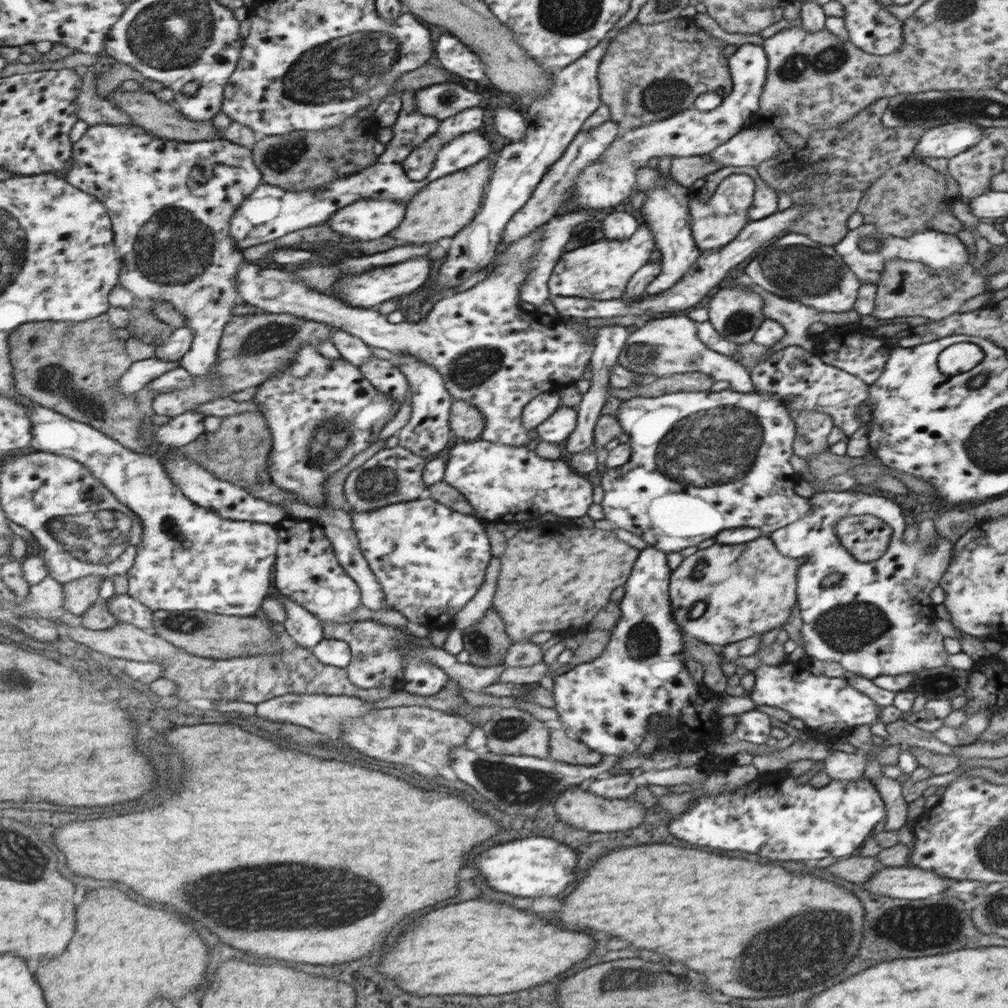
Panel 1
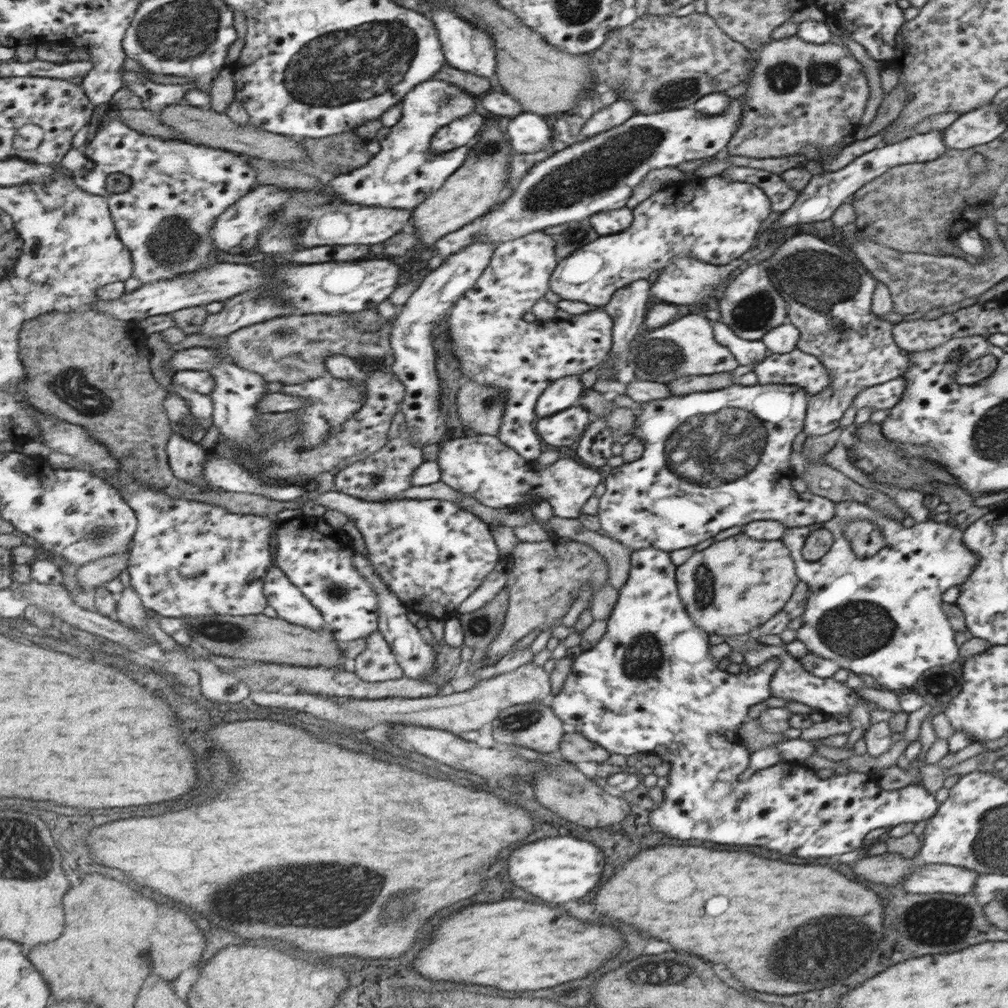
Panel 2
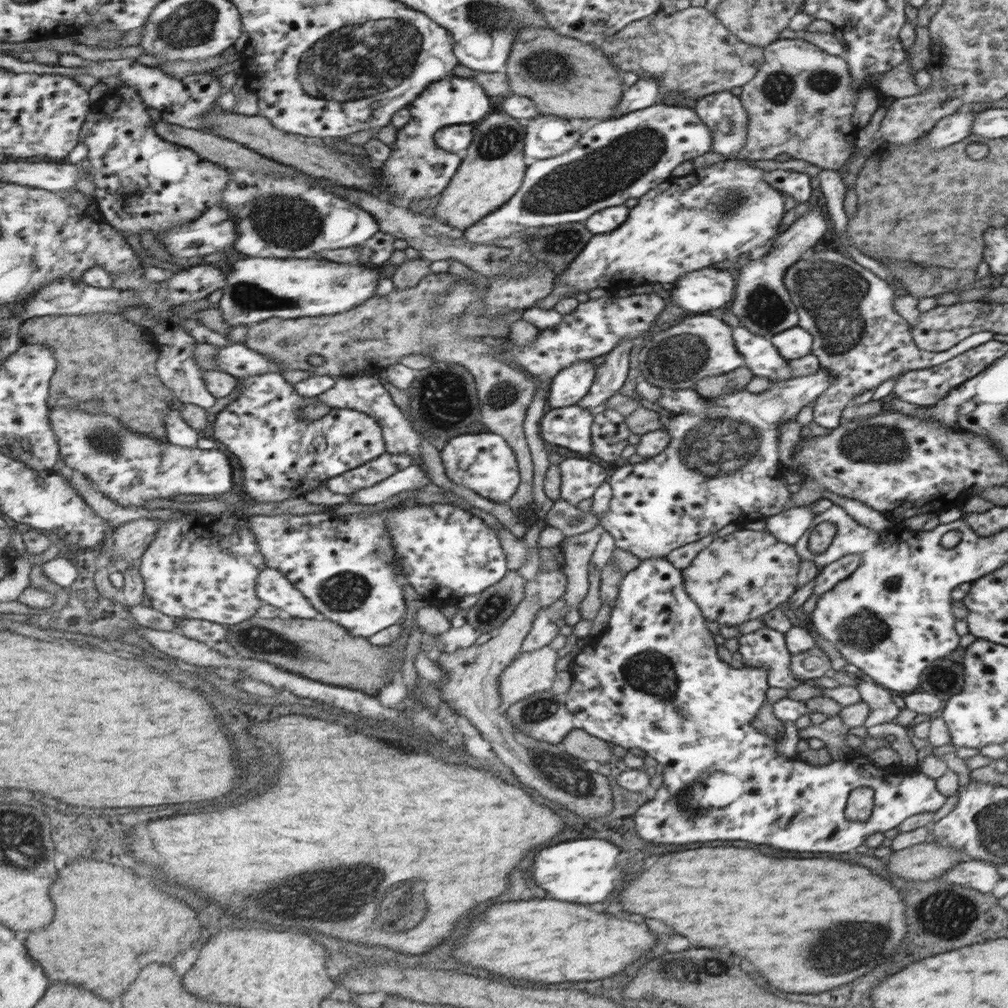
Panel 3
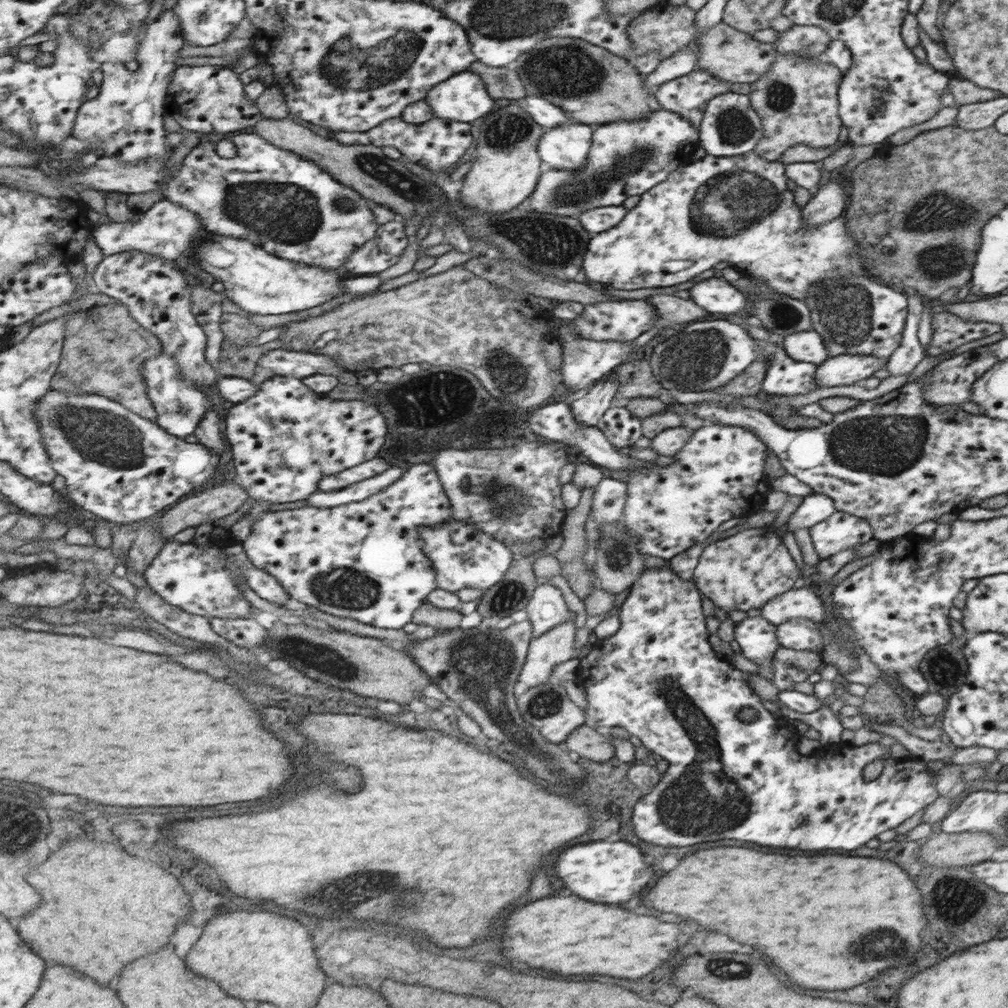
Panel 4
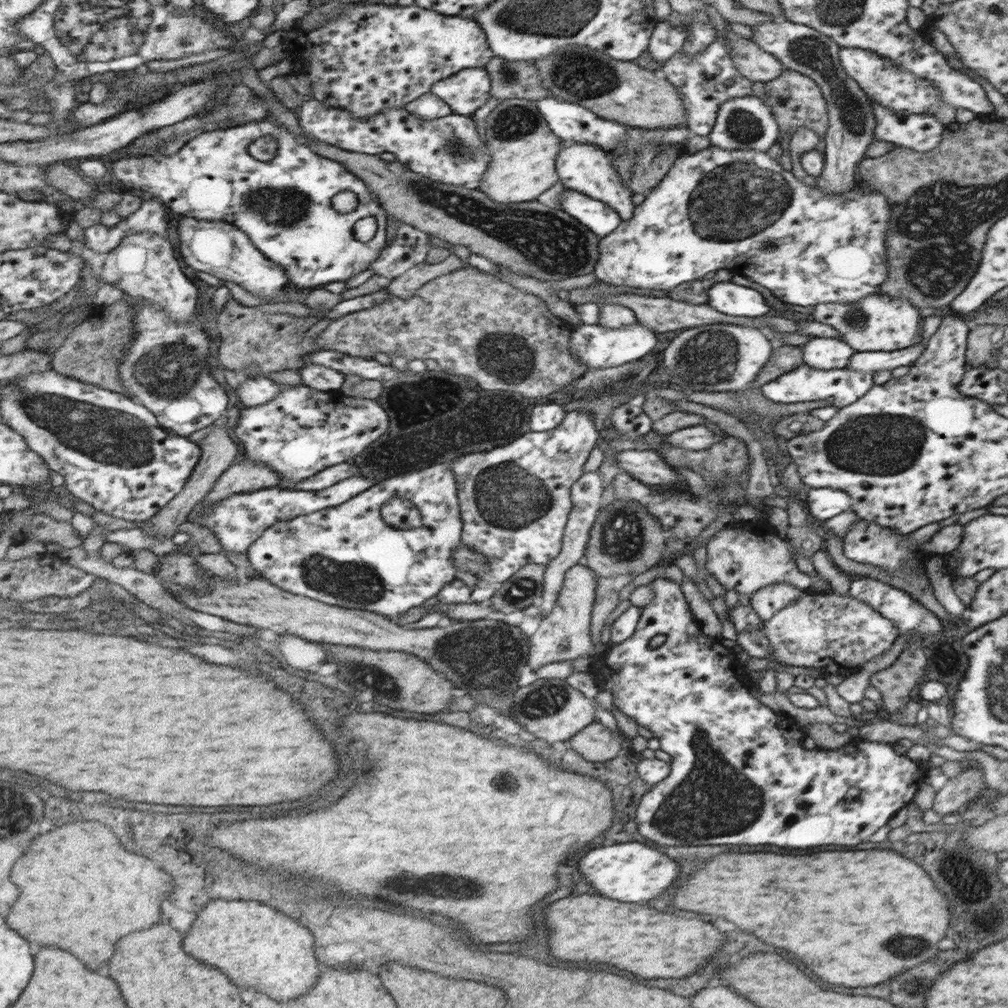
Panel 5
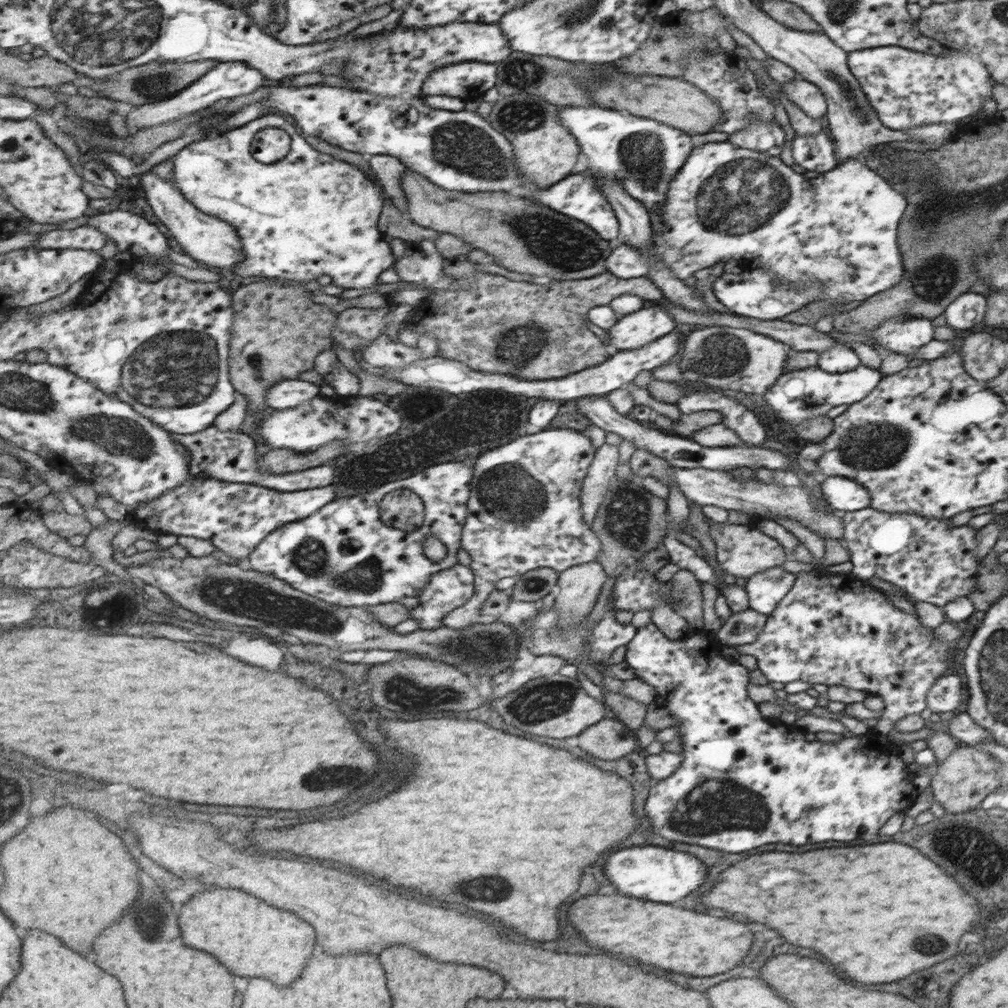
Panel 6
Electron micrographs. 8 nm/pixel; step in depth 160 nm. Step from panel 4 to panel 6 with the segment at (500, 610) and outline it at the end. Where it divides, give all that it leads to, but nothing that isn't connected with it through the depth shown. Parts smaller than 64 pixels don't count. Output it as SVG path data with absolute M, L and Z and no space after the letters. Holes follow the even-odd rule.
M541 567L520 575L511 588L512 601L541 601L556 584L558 573L547 567Z

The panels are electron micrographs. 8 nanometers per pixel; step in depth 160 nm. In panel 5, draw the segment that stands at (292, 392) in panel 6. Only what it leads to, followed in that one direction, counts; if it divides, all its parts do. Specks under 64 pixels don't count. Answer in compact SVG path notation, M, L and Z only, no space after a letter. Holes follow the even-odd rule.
M257 376L247 378L235 391L244 407L256 407L273 400L282 391L282 384Z

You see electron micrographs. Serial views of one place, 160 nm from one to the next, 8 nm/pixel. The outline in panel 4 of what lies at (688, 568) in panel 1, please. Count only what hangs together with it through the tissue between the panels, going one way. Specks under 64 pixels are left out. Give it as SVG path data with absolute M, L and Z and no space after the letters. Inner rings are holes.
M727 536L708 544L701 551L691 581L701 596L728 613L730 610L746 612L750 608L762 608L777 594L791 589L797 576L795 562L731 562L731 536Z

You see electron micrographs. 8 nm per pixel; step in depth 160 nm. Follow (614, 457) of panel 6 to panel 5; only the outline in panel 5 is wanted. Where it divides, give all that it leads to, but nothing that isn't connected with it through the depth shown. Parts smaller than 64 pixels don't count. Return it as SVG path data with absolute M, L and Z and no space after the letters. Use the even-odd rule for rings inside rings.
M598 470L589 473L583 473L579 479L571 486L571 501L572 508L569 511L568 523L565 524L563 547L561 552L555 559L551 559L548 565L548 569L545 573L544 591L542 596L542 602L539 604L541 617L549 616L553 605L555 604L557 593L560 591L564 572L571 565L577 565L579 560L583 558L584 549L587 547L587 541L589 538L589 531L596 519L597 510L600 507L602 486L602 476Z

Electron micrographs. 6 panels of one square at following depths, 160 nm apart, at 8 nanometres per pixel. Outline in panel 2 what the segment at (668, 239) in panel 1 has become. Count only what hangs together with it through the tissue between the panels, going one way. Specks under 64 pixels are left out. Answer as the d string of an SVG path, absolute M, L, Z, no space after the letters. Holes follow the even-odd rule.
M679 256L679 258L671 260L669 264L665 265L659 271L657 280L649 285L648 291L663 303L671 305L679 304L689 306L689 304L691 304L691 306L693 306L693 304L705 304L709 298L715 296L715 290L721 286L721 282L725 280L725 276L727 276L731 270L735 270L735 268L739 268L739 266L743 266L743 264L745 264L745 262L739 260L739 258L729 262L727 265L717 266L695 260L695 258L691 258L691 256Z

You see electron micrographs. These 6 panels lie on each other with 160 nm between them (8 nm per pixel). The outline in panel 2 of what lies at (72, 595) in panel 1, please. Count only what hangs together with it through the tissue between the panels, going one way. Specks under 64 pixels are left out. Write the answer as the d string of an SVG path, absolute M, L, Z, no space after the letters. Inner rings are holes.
M126 550L122 554L93 560L77 570L76 580L83 591L91 592L91 590L94 590L96 592L100 586L119 578L119 572L128 568L130 556L130 550Z

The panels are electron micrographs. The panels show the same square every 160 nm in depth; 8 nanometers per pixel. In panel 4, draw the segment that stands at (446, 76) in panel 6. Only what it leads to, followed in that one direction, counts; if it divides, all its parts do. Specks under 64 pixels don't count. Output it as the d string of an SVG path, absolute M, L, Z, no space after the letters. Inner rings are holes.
M469 70L460 72L444 83L437 84L427 95L426 101L432 106L434 118L445 120L465 121L469 123L480 123L486 115L493 110L495 99L489 94L485 81L474 72Z

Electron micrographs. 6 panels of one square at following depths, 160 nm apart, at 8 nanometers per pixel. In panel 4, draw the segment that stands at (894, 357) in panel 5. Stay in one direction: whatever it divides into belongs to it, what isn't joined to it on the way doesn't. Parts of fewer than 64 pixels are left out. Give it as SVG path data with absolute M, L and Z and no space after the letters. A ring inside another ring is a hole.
M839 355L816 365L815 380L819 387L858 384L880 368L885 368L885 358L861 355Z

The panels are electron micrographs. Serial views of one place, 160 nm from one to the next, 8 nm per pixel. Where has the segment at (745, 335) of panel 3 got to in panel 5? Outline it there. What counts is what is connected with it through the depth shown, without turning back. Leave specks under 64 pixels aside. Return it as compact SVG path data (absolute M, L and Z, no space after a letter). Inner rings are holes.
M803 363L784 372L781 376L762 384L759 389L767 400L781 403L782 405L824 400L829 401L831 406L840 409L848 404L855 403L857 399L867 394L873 385L873 375L868 372L857 372L848 368L824 371Z

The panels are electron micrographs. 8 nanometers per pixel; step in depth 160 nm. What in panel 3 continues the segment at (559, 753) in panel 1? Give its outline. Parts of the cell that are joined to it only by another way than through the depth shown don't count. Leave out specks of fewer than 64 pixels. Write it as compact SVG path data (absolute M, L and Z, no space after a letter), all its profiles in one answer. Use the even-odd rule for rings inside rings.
M575 728L564 736L560 747L579 760L612 761L611 745L600 738L595 738L585 731Z

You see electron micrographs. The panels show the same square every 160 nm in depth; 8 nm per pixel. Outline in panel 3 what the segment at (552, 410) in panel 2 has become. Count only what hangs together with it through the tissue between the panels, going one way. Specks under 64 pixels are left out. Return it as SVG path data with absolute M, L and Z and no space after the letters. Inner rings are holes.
M582 360L560 370L548 383L549 409L575 405L581 400L589 392L595 369L590 360Z

